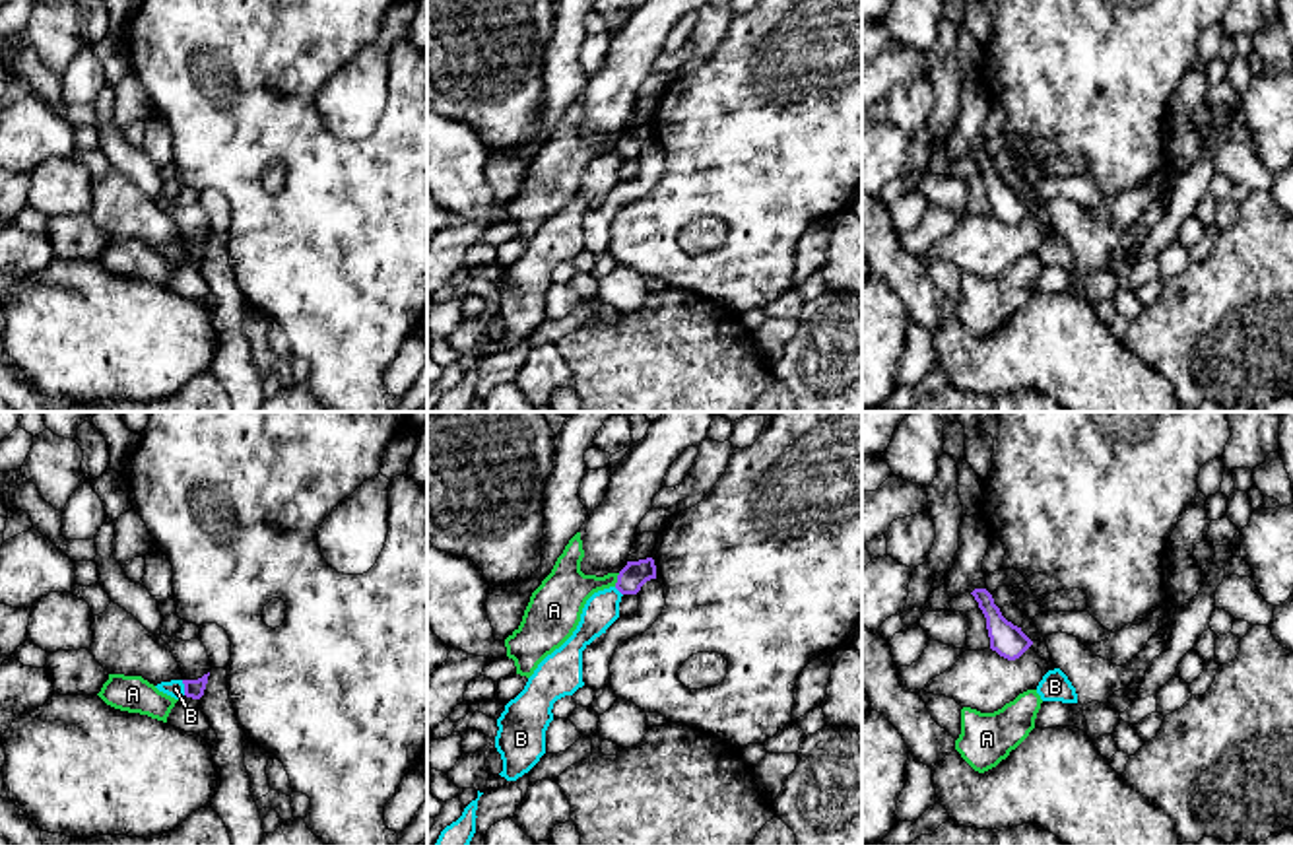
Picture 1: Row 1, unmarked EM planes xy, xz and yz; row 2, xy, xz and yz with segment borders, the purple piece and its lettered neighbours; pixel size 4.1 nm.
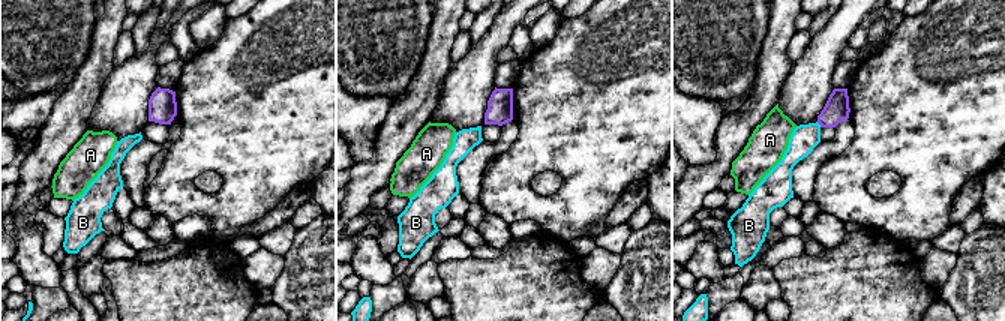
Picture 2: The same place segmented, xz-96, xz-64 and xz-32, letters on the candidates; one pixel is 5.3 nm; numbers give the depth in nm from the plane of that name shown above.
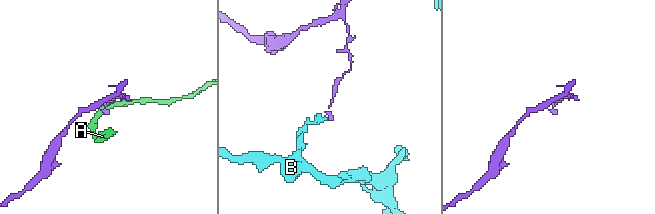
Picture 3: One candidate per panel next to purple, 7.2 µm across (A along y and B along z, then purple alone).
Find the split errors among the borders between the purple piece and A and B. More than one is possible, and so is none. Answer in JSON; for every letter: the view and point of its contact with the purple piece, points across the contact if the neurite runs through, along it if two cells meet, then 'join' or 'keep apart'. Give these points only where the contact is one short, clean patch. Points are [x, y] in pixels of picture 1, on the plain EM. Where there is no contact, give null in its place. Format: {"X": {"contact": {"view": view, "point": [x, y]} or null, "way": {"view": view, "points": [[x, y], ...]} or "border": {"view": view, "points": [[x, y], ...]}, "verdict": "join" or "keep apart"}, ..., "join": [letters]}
{"A": {"contact": {"view": "xz", "point": [618, 144]}, "border": {"view": "xz", "points": [[620, 138], [614, 150]]}, "verdict": "keep apart"}, "B": {"contact": {"view": "xy", "point": [185, 253]}, "border": {"view": "xy", "points": [[181, 245], [185, 259]]}, "verdict": "keep apart"}, "join": []}

